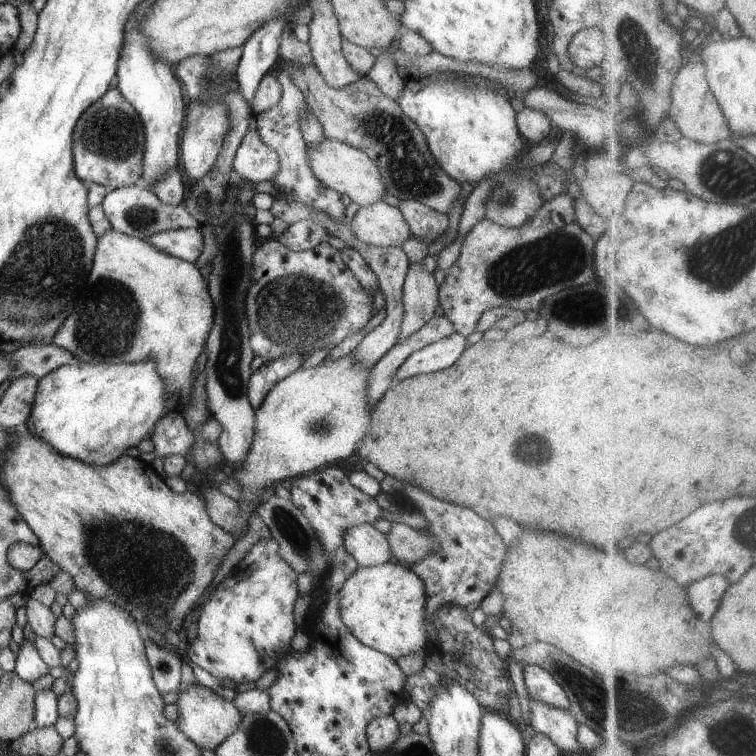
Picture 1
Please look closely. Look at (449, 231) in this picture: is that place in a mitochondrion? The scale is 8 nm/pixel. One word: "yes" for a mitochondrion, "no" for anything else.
no

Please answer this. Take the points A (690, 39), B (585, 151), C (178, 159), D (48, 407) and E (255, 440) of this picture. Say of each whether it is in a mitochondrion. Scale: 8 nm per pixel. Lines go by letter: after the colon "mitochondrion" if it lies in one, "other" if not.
A: other
B: other
C: other
D: other
E: other

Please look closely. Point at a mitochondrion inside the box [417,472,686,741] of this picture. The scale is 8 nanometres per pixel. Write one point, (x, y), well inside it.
(614, 710)

